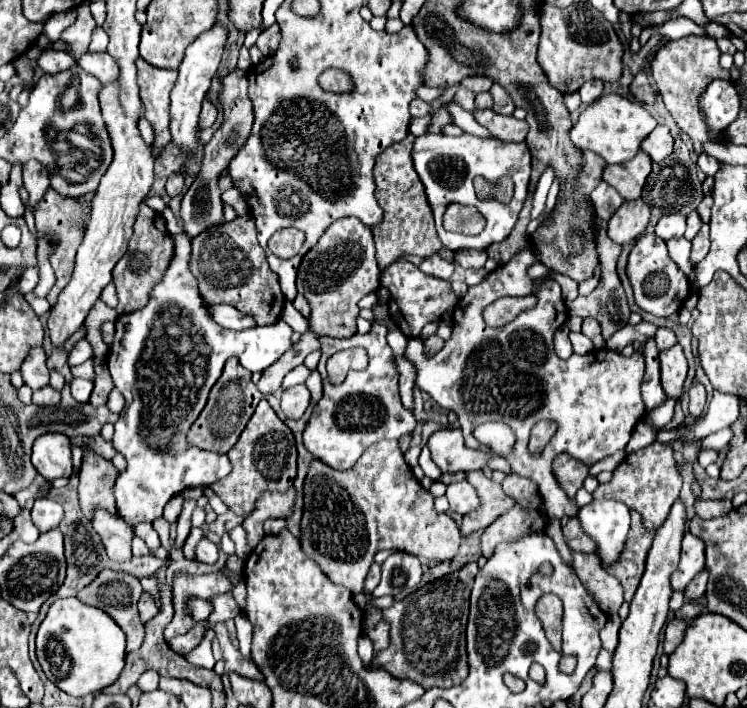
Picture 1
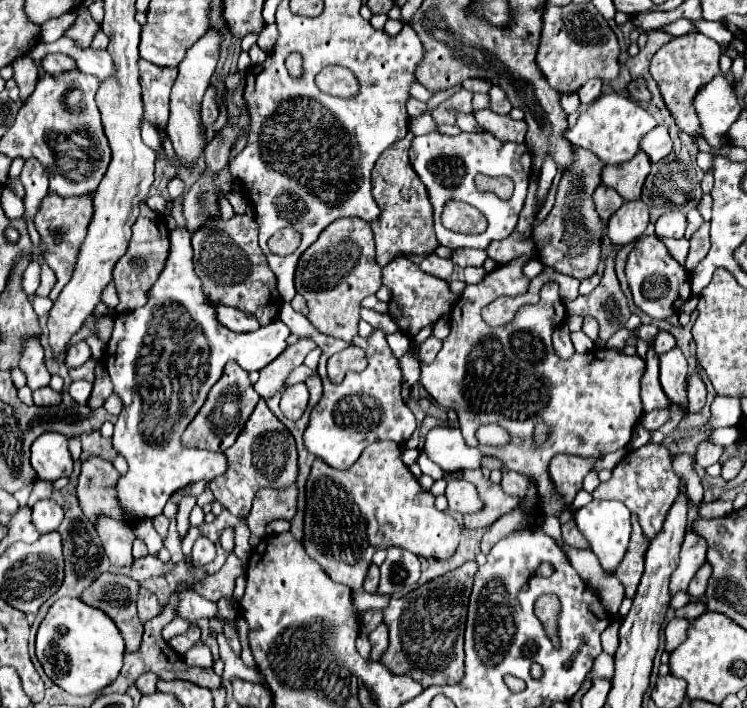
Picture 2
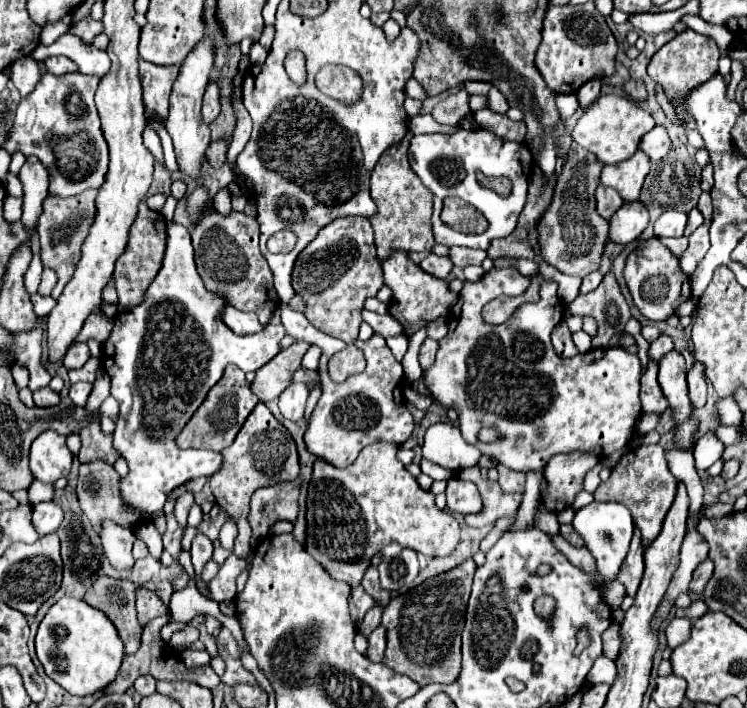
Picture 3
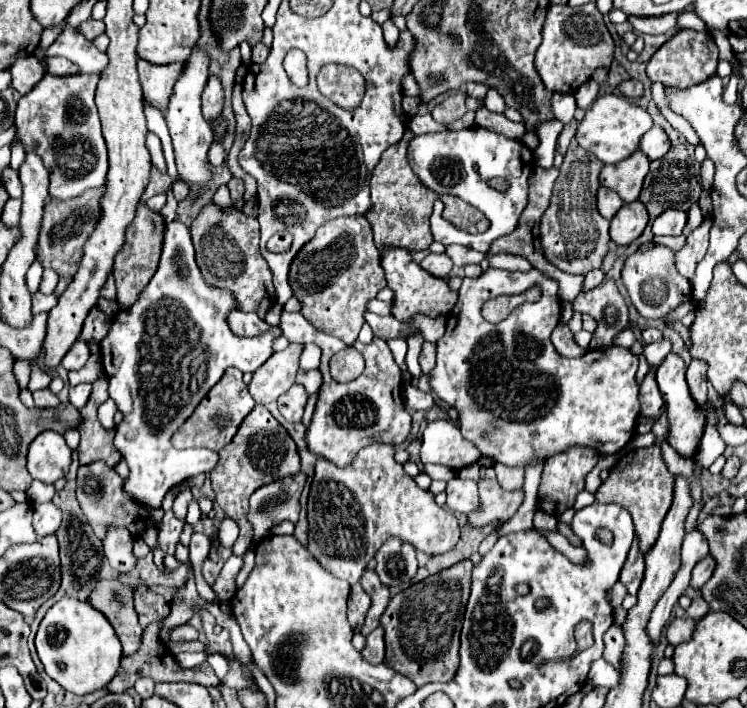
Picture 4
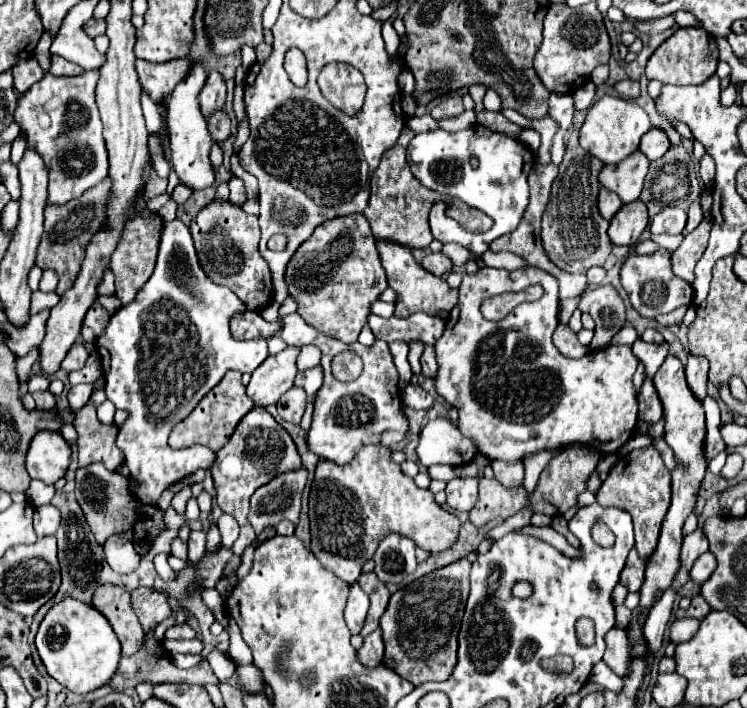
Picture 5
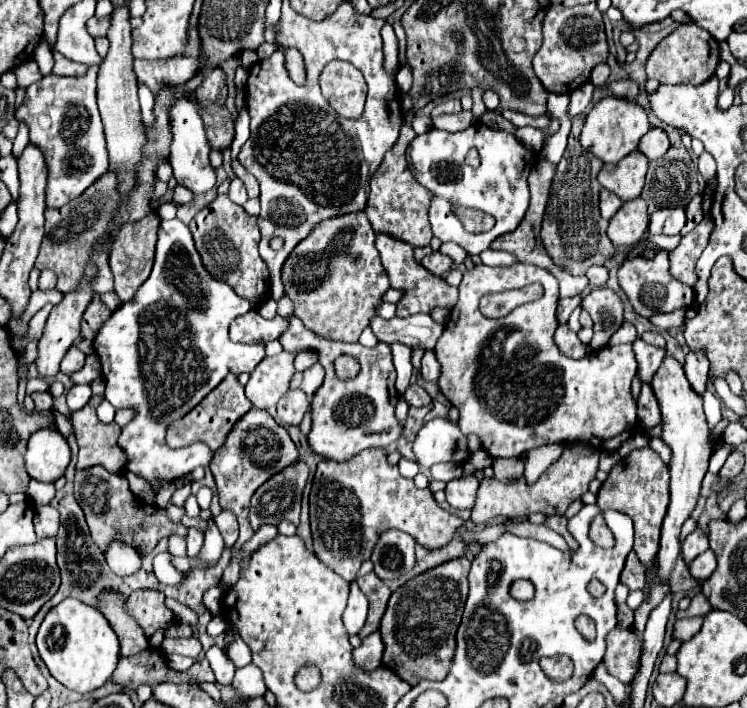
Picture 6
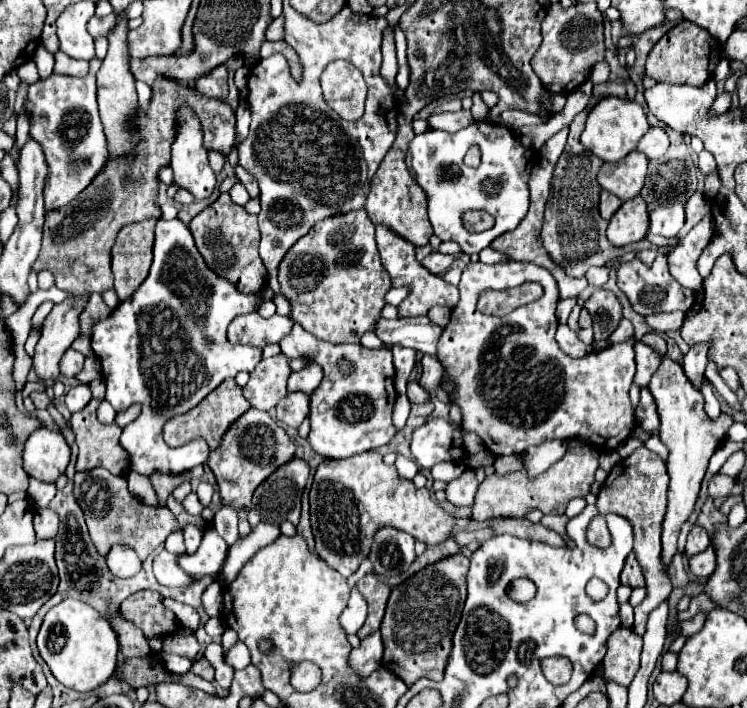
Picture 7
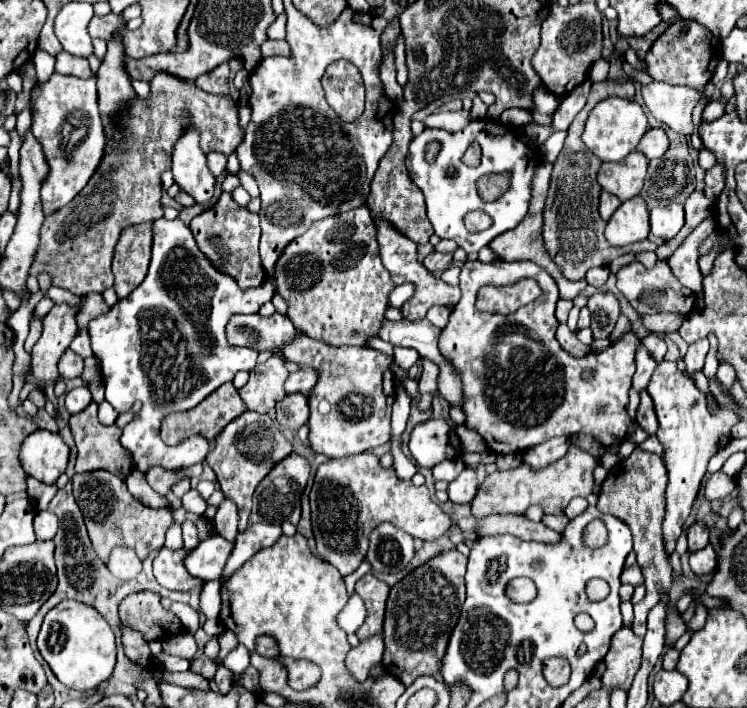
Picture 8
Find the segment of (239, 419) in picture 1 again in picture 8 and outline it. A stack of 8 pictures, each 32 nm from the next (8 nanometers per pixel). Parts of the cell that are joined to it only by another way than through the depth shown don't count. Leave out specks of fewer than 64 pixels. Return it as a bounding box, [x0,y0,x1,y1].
[162,382,246,448]

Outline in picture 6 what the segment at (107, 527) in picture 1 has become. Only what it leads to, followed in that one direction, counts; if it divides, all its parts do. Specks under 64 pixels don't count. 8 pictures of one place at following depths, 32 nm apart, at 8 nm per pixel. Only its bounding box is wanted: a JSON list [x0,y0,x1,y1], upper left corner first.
[106,542,140,576]

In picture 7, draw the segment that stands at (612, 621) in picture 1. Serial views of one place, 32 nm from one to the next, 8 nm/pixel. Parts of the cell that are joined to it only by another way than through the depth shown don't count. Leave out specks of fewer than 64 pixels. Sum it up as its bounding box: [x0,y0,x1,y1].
[604,627,643,686]

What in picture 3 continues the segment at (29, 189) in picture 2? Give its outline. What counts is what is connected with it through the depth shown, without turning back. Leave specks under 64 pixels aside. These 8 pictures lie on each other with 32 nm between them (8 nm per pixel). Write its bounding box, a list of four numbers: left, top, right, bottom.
[20,156,48,236]

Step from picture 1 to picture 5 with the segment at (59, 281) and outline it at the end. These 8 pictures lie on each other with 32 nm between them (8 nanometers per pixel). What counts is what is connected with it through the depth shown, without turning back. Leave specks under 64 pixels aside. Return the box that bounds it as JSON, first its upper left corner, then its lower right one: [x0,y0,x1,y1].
[36,178,110,294]

